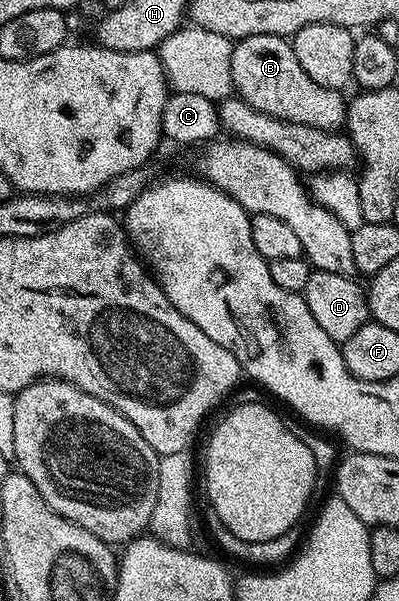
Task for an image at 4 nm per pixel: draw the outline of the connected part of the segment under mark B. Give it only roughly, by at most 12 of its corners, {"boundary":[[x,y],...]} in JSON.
{"boundary":[[291,40],[233,44],[238,99],[301,126],[344,127],[348,101],[317,86]]}

